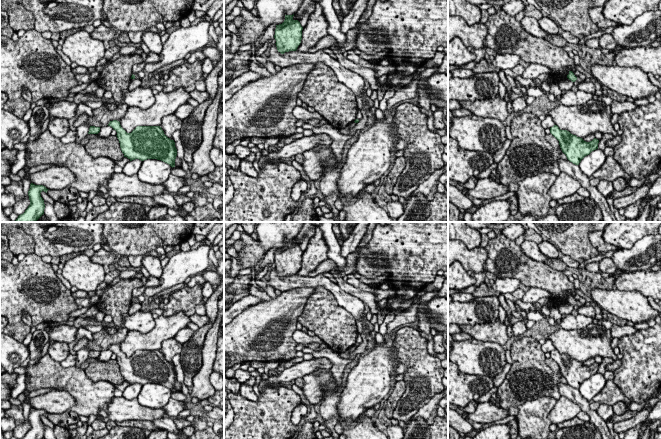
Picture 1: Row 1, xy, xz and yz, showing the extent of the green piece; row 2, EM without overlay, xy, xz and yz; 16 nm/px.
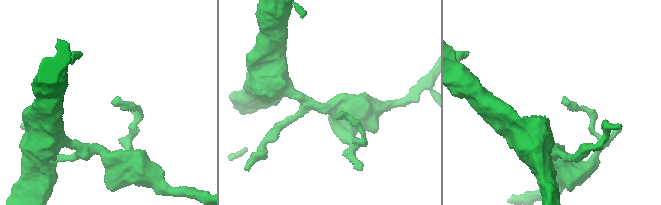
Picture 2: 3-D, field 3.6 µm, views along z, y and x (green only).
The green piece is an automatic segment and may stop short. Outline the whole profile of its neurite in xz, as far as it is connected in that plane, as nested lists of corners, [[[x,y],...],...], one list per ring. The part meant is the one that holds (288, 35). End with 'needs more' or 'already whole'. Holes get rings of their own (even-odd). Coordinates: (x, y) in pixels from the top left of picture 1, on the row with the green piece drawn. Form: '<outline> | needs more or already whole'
[[[285,15],[282,24],[276,25],[274,38],[278,52],[284,54],[289,51],[296,51],[302,40],[302,30],[298,20],[293,19],[293,15]]] | already whole

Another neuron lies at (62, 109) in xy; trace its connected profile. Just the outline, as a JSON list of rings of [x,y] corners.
[[[46,101],[44,106],[49,110],[50,116],[68,120],[75,117],[78,107],[75,102],[69,101],[58,101],[56,103]]]

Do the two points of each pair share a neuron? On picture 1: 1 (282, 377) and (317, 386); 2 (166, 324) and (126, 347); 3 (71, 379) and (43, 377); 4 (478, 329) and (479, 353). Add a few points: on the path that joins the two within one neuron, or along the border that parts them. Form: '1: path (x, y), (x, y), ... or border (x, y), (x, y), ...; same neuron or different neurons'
1: border (312, 372), (302, 377); different neurons
2: path (156, 334), (149, 341), (136, 341); same neuron
3: path (64, 379), (50, 377); same neuron
4: border (473, 337), (483, 341), (496, 342), (501, 346); different neurons

